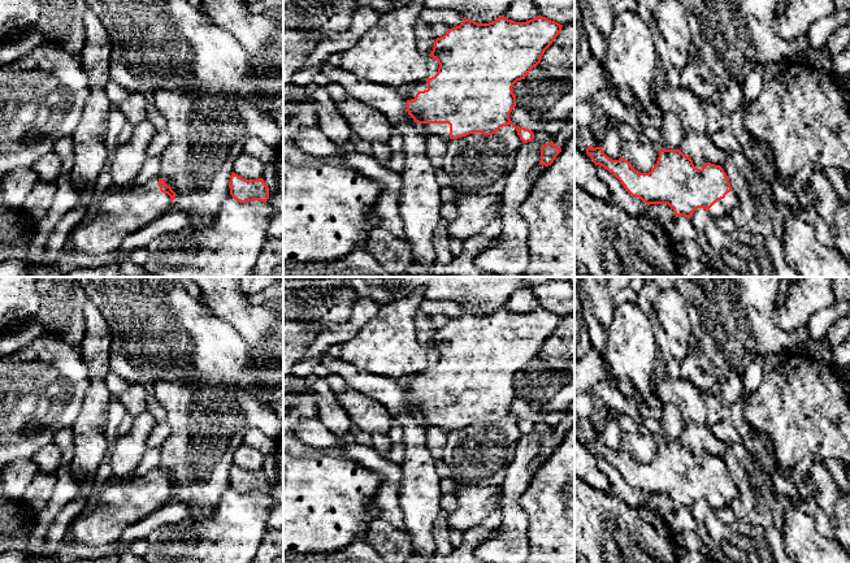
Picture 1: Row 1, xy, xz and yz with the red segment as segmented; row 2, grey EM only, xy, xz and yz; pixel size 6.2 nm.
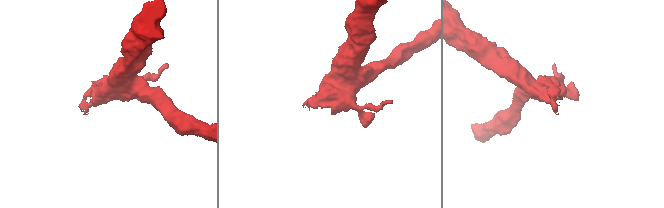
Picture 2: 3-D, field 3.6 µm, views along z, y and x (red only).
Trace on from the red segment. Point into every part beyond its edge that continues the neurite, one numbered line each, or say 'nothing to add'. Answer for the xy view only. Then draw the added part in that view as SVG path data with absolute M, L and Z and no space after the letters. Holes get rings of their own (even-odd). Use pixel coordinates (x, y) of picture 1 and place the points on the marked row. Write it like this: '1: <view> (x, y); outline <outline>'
1: xy (121, 212); outline M159 177L142 186L108 187L101 191L95 218L70 231L73 252L114 252L127 235L168 213L170 204L170 196L160 191Z

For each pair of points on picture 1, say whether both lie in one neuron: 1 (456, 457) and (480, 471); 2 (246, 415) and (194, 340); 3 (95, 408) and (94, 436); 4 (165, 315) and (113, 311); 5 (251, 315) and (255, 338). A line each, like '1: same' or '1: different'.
1: same
2: different
3: same
4: same
5: same

